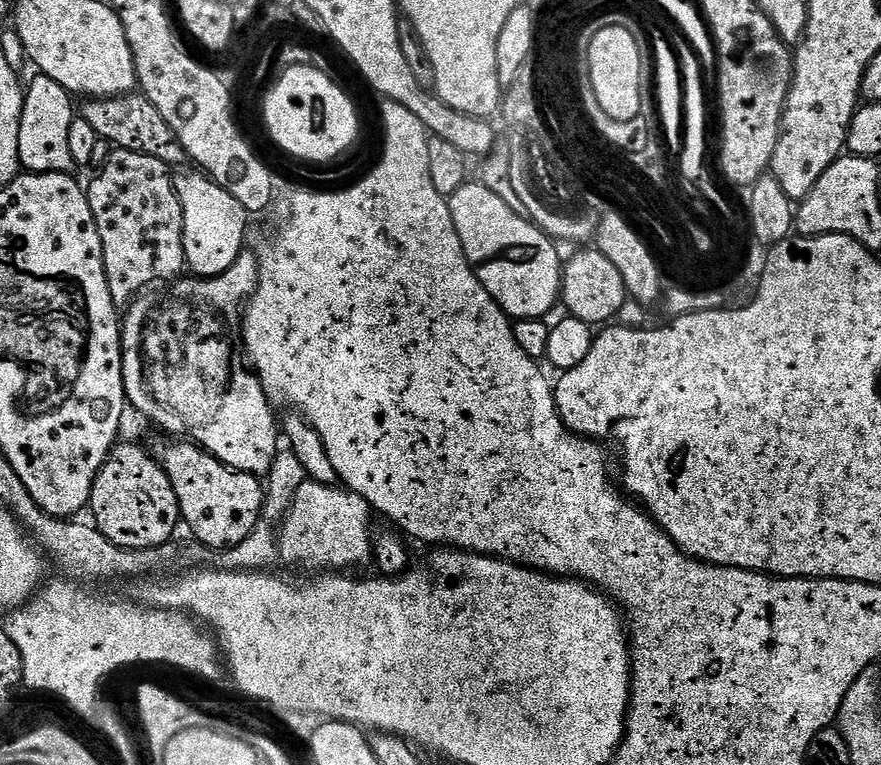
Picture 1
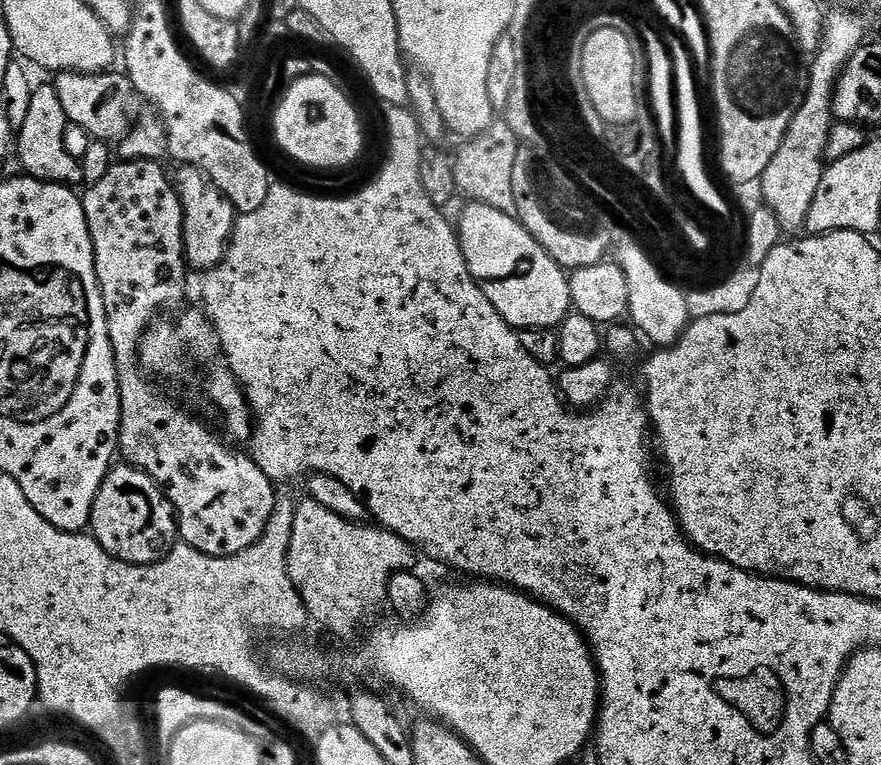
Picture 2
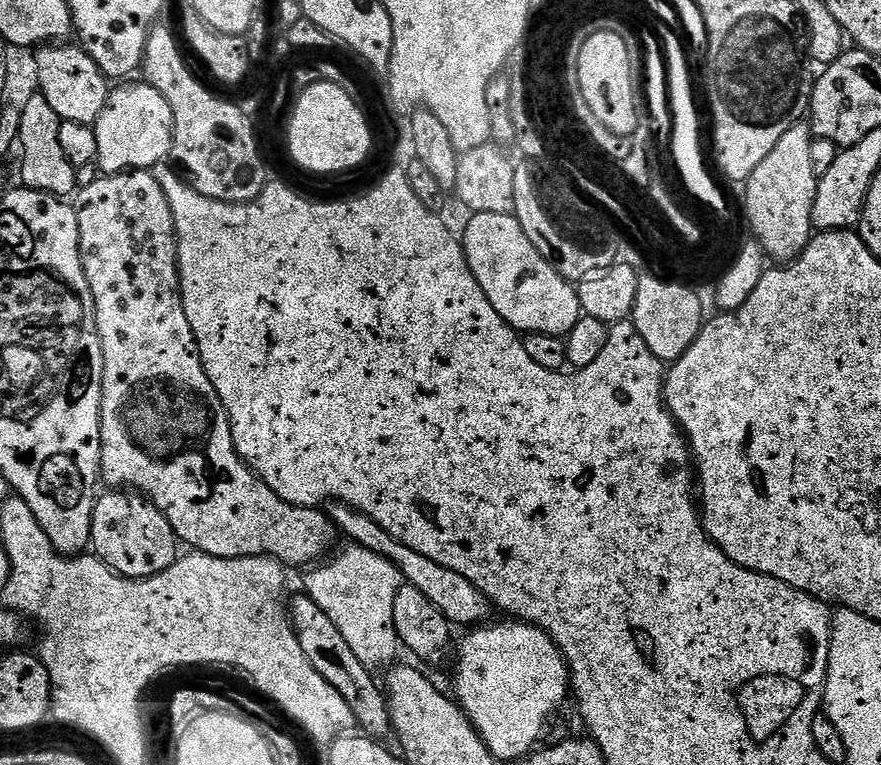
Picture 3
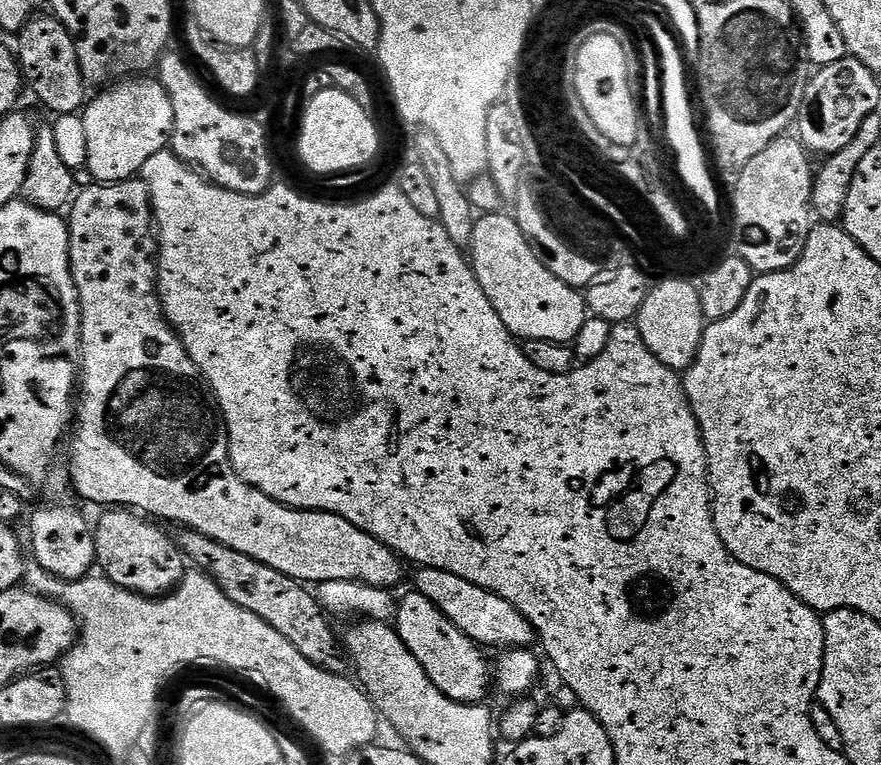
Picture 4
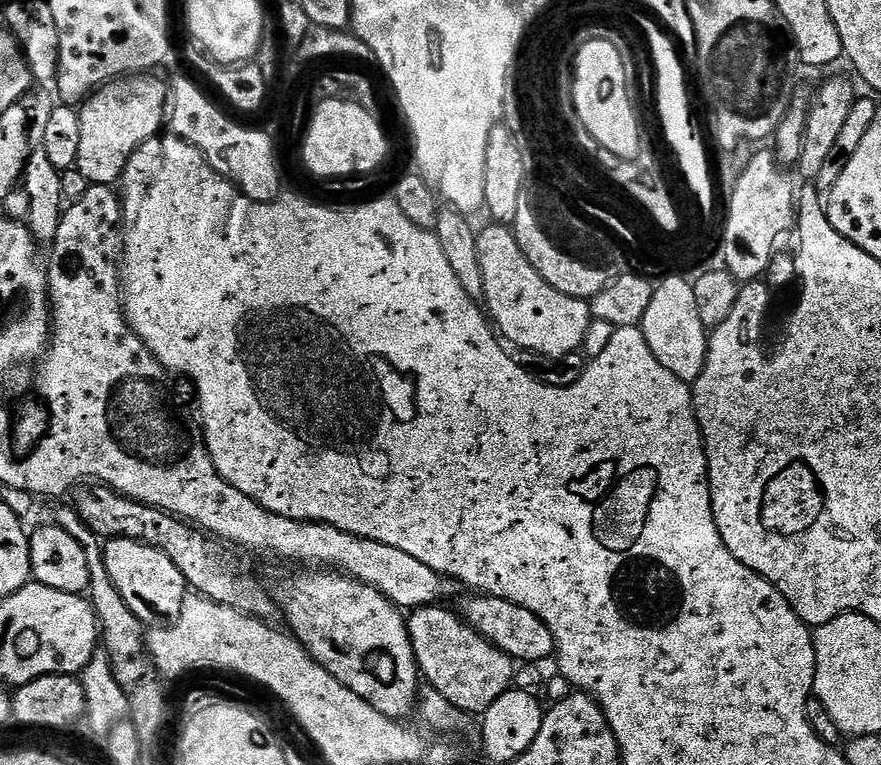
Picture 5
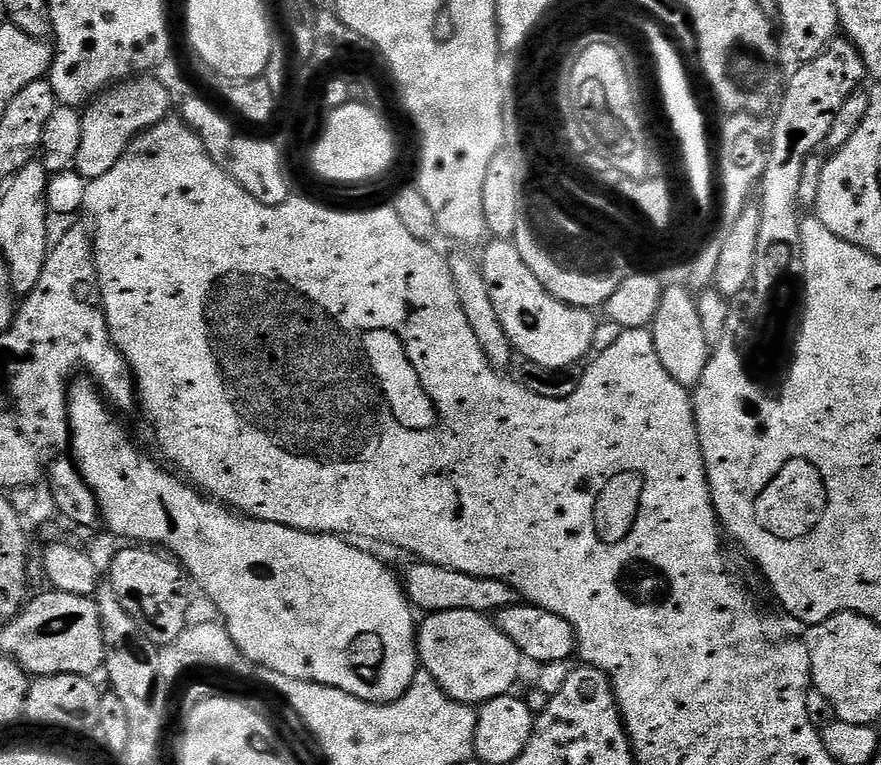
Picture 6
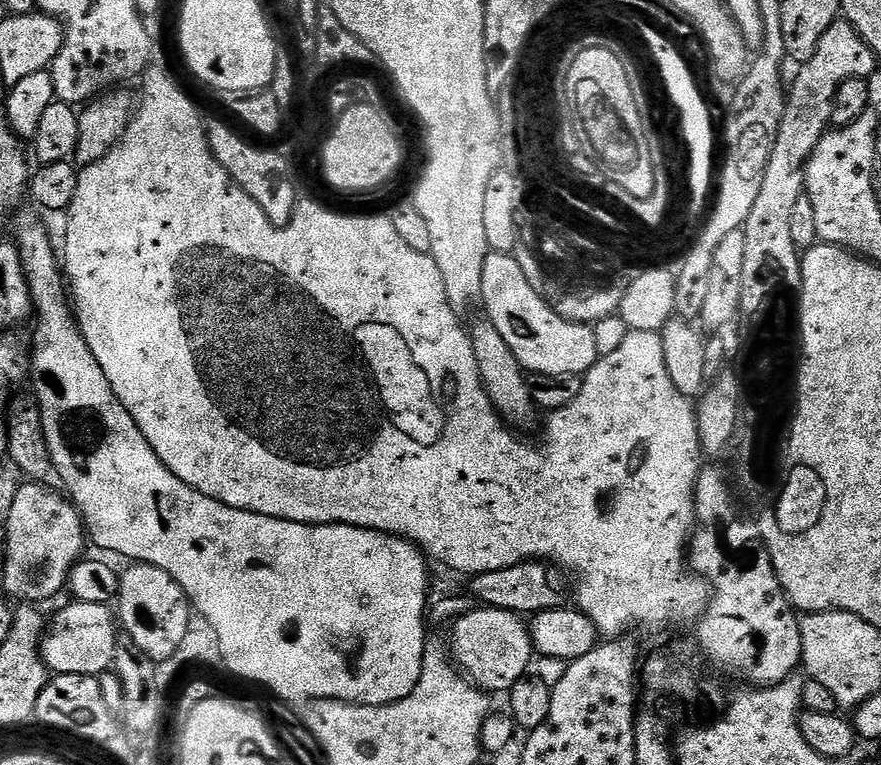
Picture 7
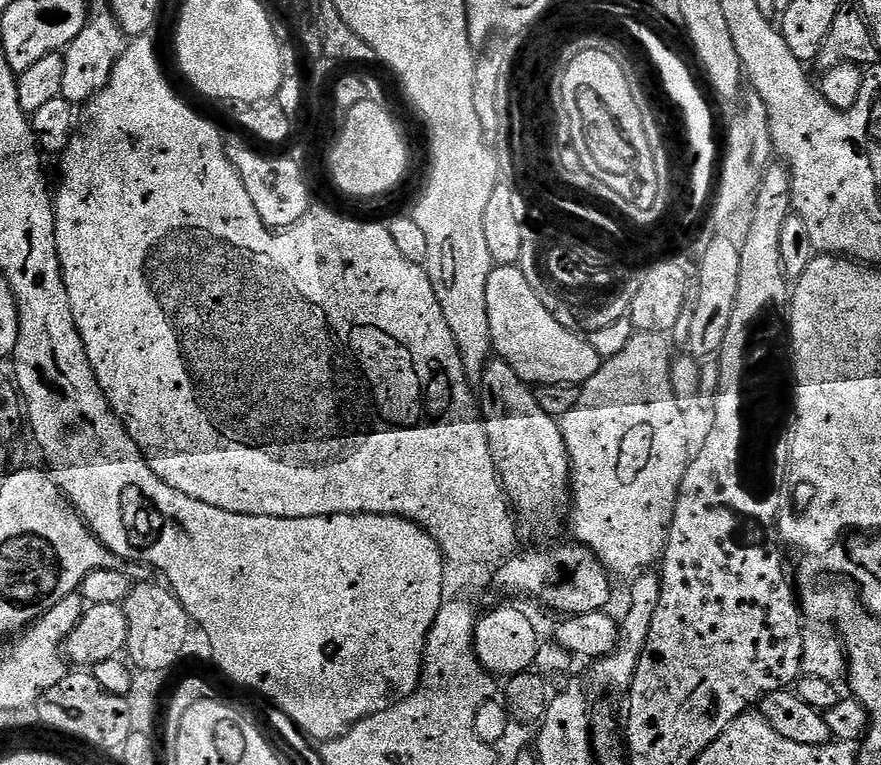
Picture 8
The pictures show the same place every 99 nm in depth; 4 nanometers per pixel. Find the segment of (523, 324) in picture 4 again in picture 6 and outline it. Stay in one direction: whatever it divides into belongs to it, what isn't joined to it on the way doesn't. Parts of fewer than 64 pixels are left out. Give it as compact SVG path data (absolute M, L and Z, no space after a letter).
M498 239L491 243L482 255L484 277L498 322L502 322L502 330L506 330L513 349L523 359L538 362L538 366L570 368L579 365L580 359L593 351L597 313L558 302L558 298L551 296L546 286L534 278L526 262L522 262L522 254L518 254L515 243Z

